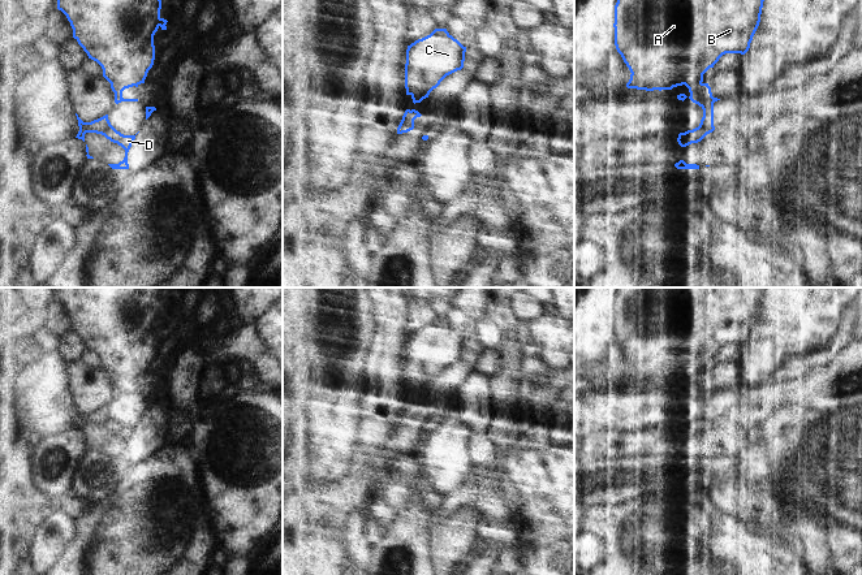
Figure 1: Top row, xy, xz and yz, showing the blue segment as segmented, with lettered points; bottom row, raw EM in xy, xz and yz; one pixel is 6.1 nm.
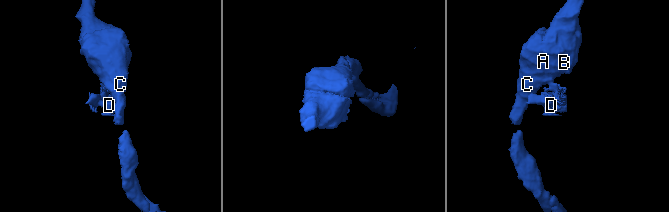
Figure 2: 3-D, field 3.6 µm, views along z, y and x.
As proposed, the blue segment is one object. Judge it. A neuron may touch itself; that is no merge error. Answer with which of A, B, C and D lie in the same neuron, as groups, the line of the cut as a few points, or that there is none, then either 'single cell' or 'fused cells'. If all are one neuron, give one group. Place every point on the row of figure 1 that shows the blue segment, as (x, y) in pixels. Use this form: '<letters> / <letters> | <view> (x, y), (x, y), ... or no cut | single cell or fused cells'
A B C / D | xz (405, 111), (405, 117), (413, 121) | fused cells

